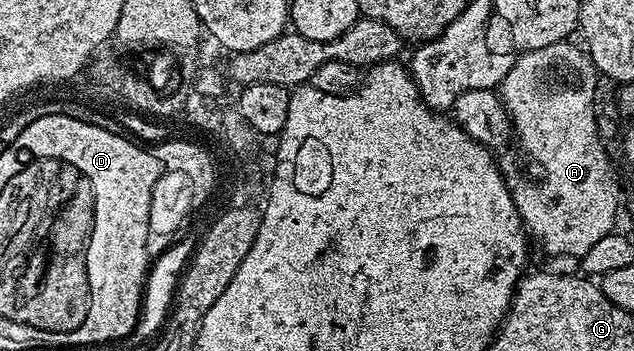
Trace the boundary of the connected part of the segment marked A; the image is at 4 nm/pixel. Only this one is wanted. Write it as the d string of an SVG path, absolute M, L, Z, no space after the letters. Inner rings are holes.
M560 41L539 51L527 51L507 71L499 86L499 96L513 123L515 140L499 157L501 176L519 211L525 231L534 242L541 244L545 253L553 257L580 259L603 235L614 232L617 221L617 181L609 166L609 155L597 130L597 113L585 89L572 89L569 85L549 85L549 69L577 69L586 64L587 57L580 48Z

